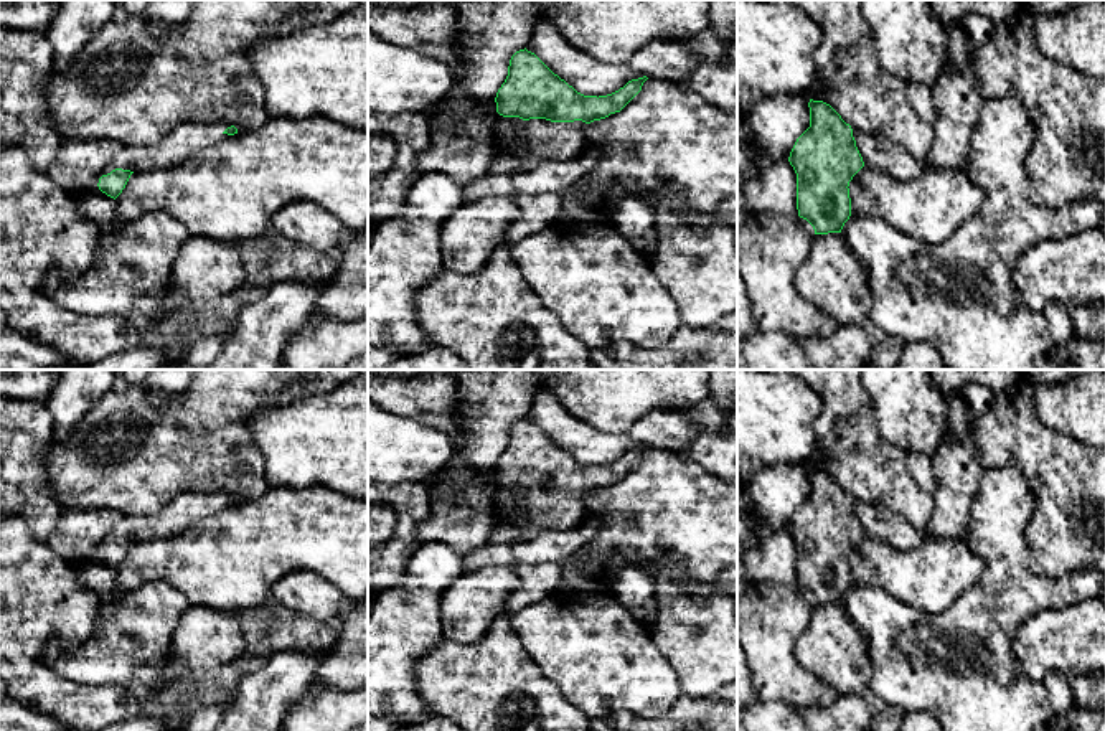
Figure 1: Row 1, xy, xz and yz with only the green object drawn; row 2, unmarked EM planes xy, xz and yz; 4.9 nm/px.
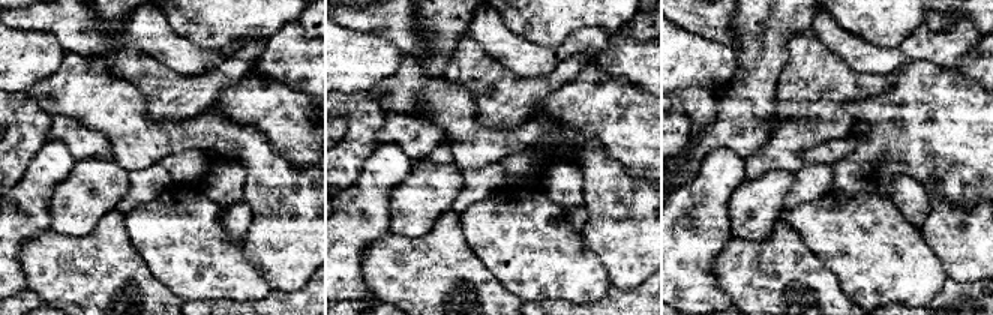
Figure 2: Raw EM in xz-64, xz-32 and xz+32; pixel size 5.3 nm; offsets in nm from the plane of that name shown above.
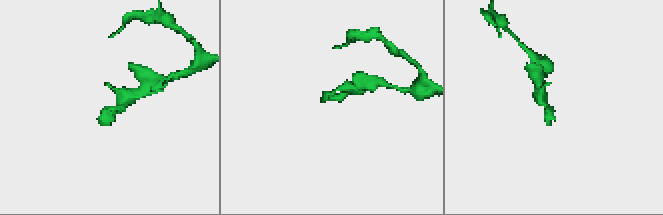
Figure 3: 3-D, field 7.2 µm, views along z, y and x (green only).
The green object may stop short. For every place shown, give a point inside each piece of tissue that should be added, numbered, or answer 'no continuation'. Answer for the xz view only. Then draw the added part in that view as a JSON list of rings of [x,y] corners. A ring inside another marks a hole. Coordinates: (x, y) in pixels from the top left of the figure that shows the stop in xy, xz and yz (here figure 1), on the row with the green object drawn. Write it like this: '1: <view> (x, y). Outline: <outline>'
1: xz (545, 139). Outline: [[[524,120],[523,132],[526,135],[529,157],[521,160],[496,150],[491,167],[478,180],[462,186],[462,203],[495,195],[516,198],[513,175],[529,170],[544,158],[566,160],[584,152],[587,145],[585,125],[582,120]]]

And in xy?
1: xy (188, 139). Outline: [[[185,122],[155,145],[122,147],[112,165],[134,173],[175,167],[213,147],[221,137],[223,130],[216,124]]]

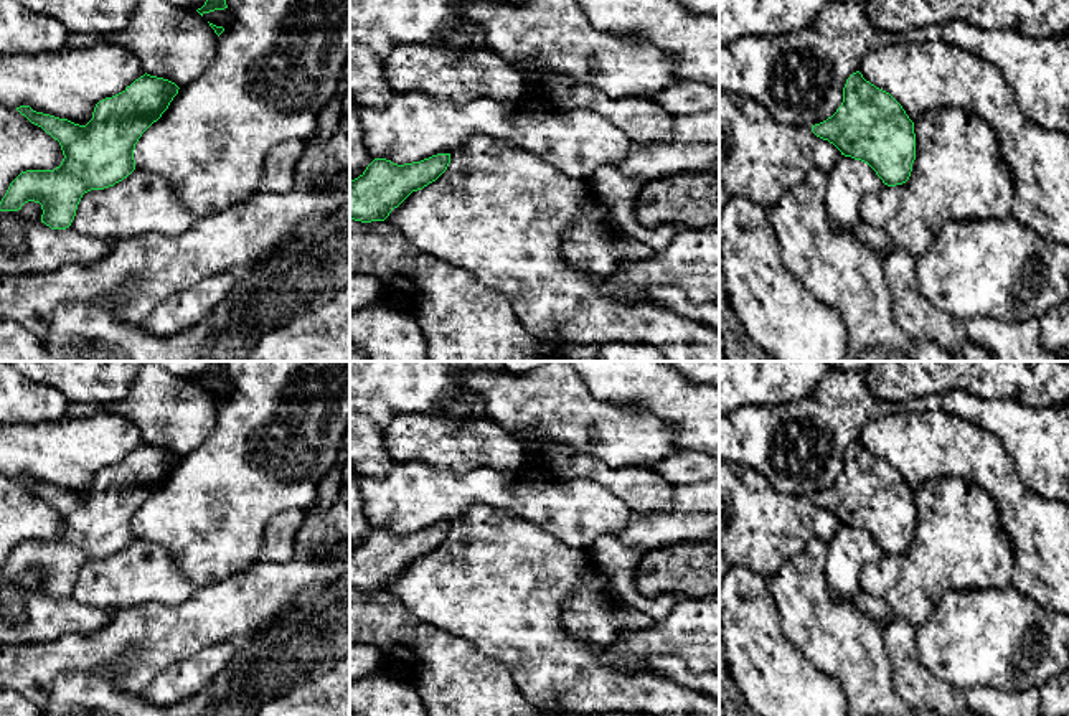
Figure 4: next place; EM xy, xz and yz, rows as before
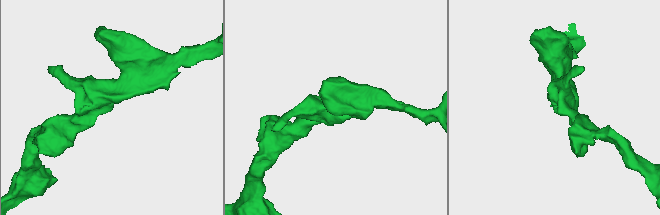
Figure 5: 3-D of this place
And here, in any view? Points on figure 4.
no continuation

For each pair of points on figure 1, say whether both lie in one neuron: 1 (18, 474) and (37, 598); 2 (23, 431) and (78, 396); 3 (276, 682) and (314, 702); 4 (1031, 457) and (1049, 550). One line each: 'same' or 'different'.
1: different
2: different
3: different
4: same

